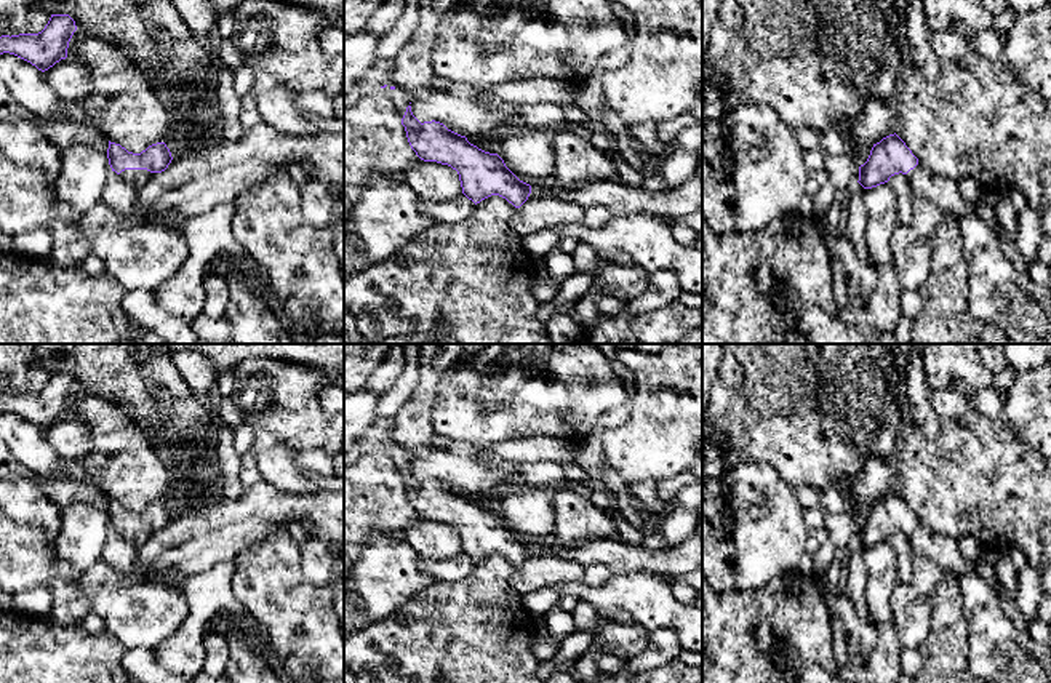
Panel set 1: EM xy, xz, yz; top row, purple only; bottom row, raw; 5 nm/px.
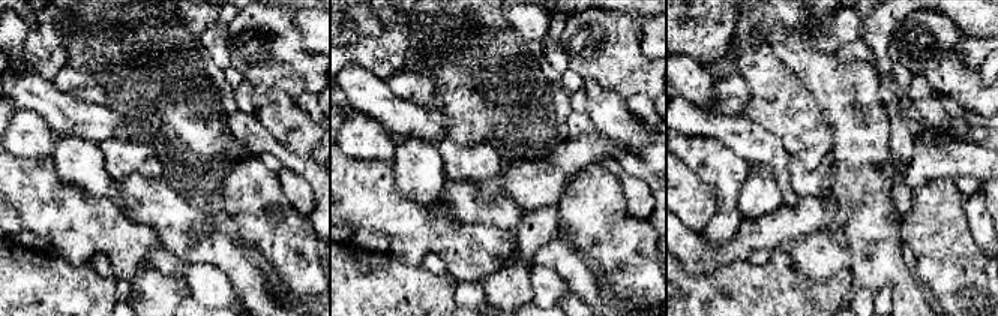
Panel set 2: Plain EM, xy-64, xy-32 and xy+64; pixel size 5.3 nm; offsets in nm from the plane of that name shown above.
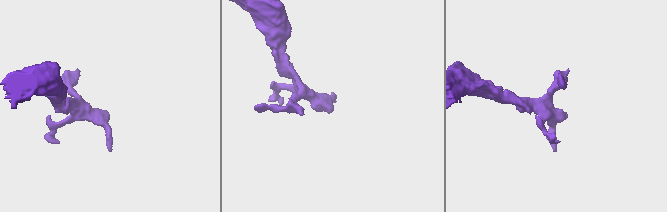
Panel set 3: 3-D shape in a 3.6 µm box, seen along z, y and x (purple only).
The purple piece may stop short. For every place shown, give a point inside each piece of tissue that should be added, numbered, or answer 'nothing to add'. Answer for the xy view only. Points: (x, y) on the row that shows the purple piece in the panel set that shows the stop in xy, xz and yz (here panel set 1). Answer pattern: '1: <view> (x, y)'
1: xy (136, 178)

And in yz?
1: yz (943, 192)

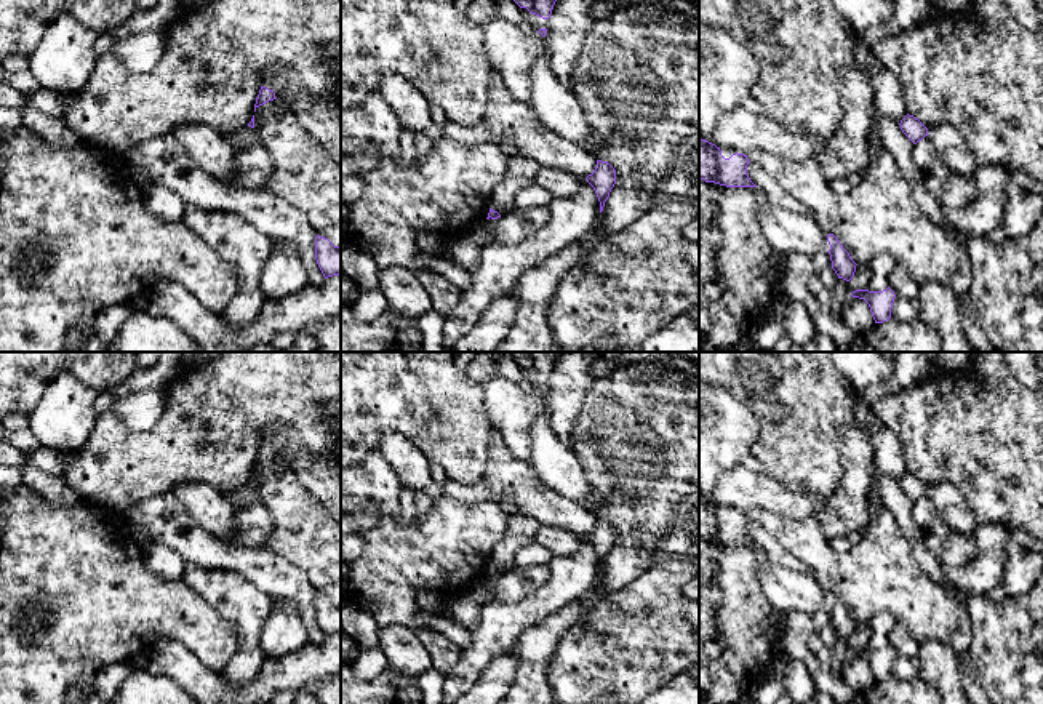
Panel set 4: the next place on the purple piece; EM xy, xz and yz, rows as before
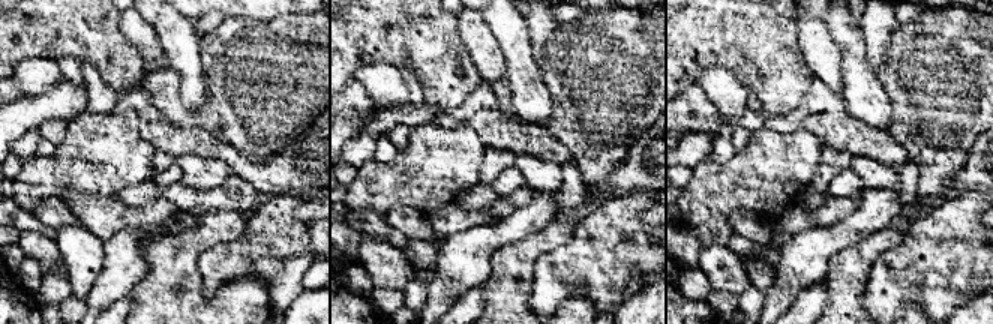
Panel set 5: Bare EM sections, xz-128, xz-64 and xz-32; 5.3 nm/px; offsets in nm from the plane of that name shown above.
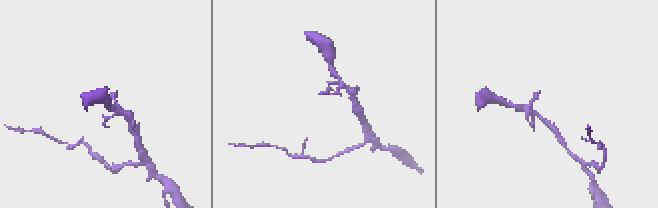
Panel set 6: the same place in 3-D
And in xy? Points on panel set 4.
nothing to add

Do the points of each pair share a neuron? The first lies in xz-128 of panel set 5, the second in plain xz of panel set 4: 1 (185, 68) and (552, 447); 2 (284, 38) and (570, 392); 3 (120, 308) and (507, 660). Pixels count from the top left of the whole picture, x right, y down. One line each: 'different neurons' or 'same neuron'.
1: same neuron
2: different neurons
3: same neuron

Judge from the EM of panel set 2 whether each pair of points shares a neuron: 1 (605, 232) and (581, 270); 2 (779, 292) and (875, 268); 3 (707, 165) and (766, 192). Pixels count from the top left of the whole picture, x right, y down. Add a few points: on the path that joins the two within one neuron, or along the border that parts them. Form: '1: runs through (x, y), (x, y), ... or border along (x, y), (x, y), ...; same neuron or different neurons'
1: border along (566, 231), (571, 241), (599, 274); different neurons
2: border along (851, 268), (851, 288), (842, 300); different neurons
3: border along (751, 162), (739, 192), (743, 217); different neurons

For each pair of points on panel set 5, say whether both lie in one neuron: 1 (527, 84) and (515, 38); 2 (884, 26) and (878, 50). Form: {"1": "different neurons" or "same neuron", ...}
{"1": "same neuron", "2": "same neuron"}

